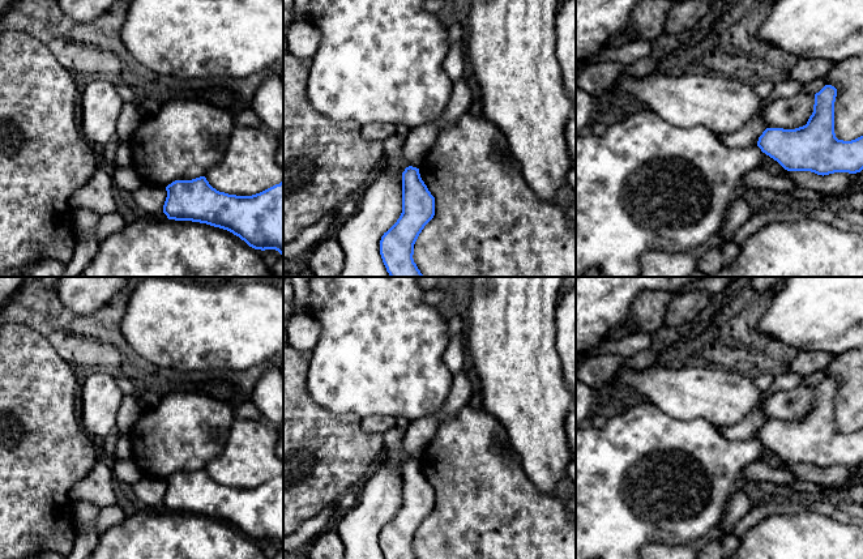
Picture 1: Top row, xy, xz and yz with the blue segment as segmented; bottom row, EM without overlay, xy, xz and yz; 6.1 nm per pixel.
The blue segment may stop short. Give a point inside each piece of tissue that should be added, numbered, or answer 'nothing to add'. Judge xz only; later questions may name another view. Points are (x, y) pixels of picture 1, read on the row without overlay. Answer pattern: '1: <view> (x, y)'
nothing to add

